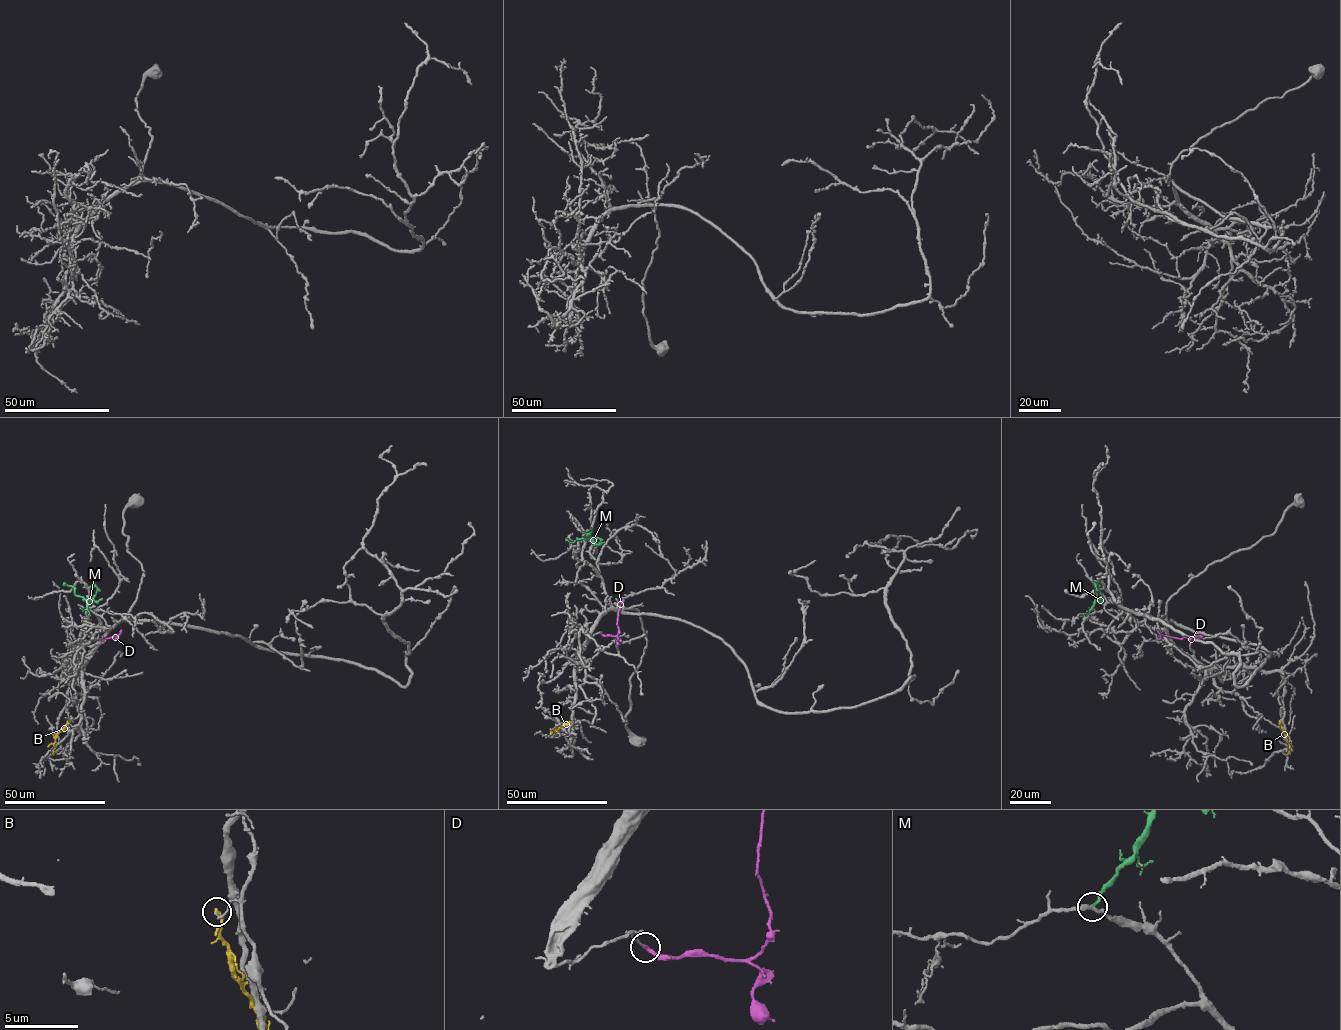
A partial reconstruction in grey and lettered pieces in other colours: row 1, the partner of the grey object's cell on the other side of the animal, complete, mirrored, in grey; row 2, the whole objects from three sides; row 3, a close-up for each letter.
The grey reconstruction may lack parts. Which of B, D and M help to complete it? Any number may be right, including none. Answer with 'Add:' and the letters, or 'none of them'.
Add: none of them

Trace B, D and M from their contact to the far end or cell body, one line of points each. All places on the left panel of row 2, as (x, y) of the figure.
B: (67, 721), (57, 735), (54, 754)
D: (99, 639), (116, 638), (121, 630)
M: (89, 615), (87, 600), (91, 601), (98, 590), (95, 586), (90, 588)

